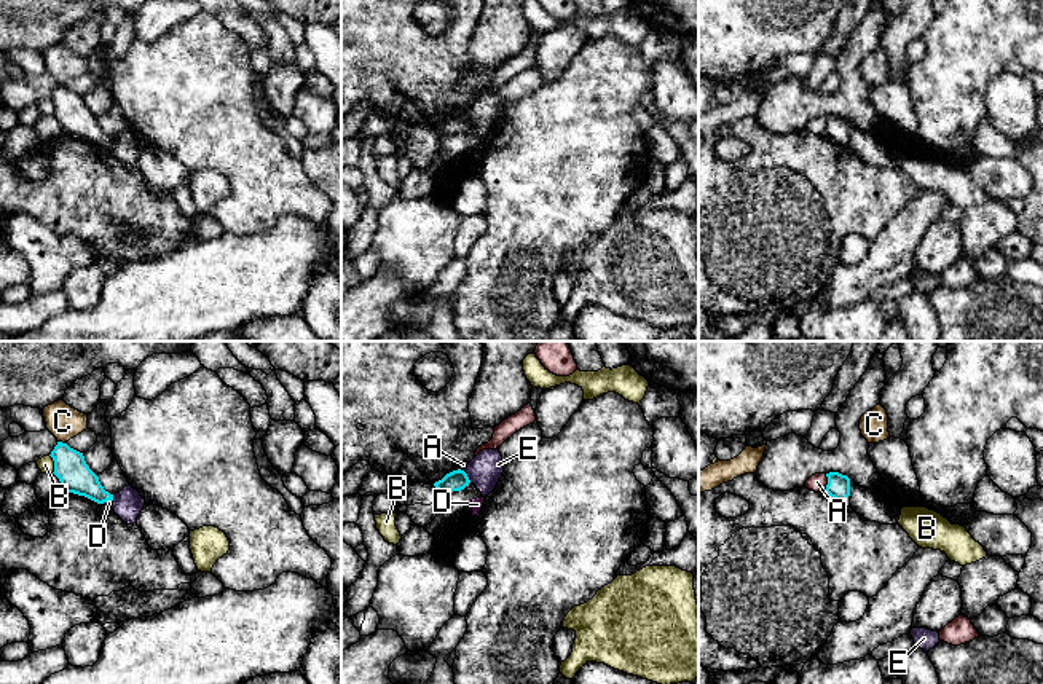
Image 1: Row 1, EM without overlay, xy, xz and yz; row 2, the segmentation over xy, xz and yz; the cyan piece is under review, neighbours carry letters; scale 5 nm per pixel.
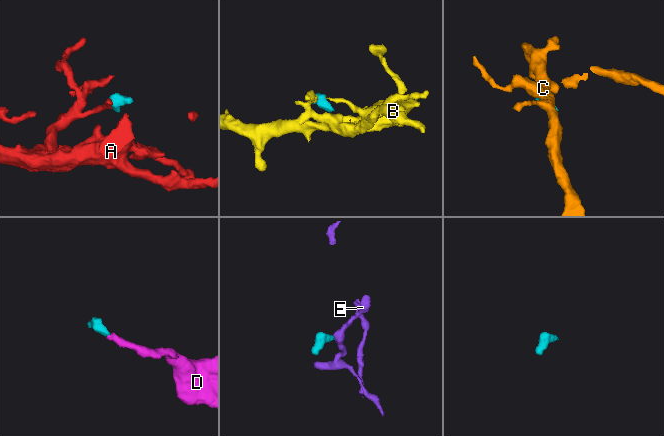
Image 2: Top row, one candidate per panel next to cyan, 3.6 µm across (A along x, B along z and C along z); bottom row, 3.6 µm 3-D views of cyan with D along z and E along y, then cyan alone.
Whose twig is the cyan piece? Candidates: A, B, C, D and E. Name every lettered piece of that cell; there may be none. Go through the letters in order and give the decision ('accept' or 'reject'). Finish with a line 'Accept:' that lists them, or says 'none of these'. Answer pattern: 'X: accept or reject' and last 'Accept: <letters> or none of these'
A: reject
B: reject
C: reject
D: accept
E: reject
Accept: D

